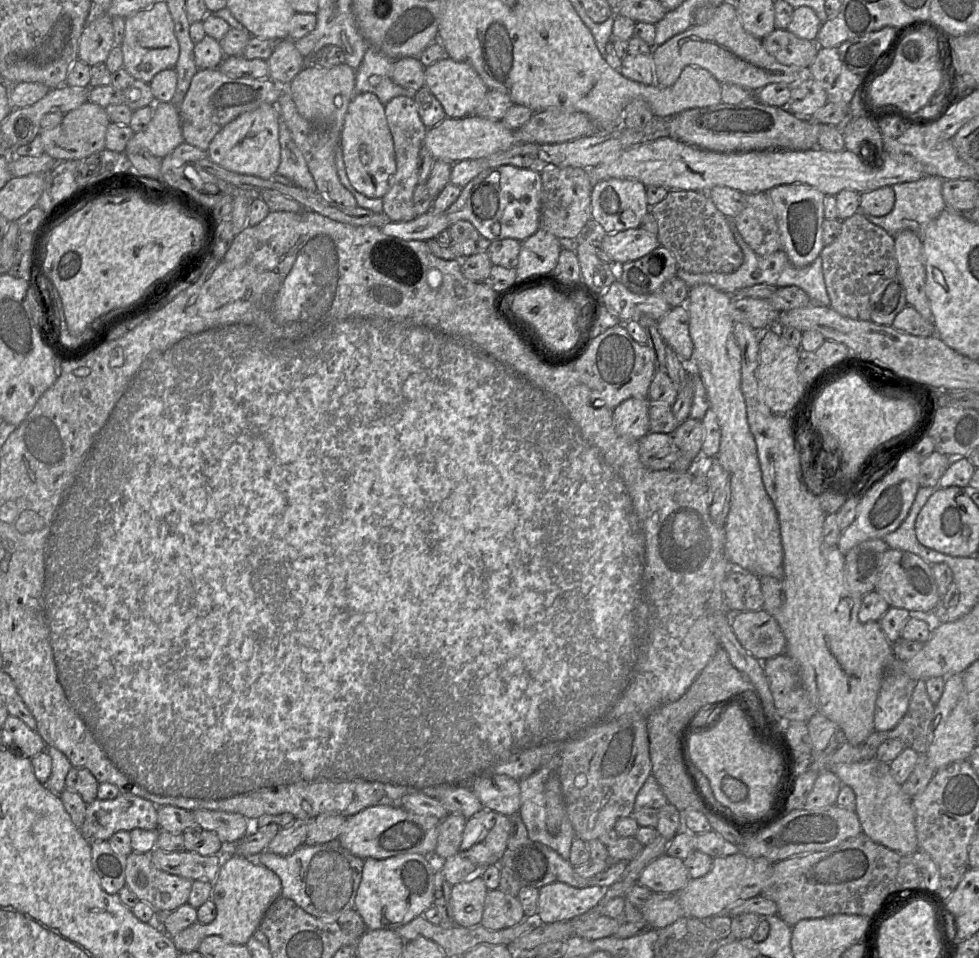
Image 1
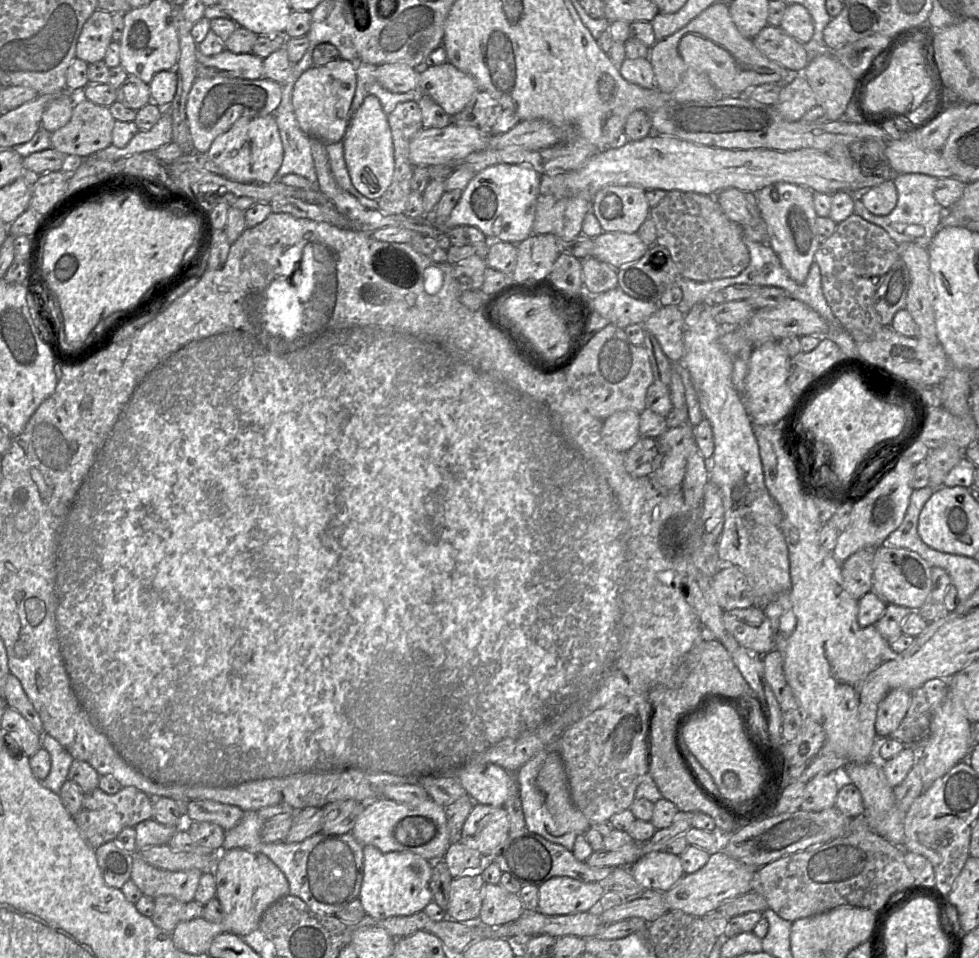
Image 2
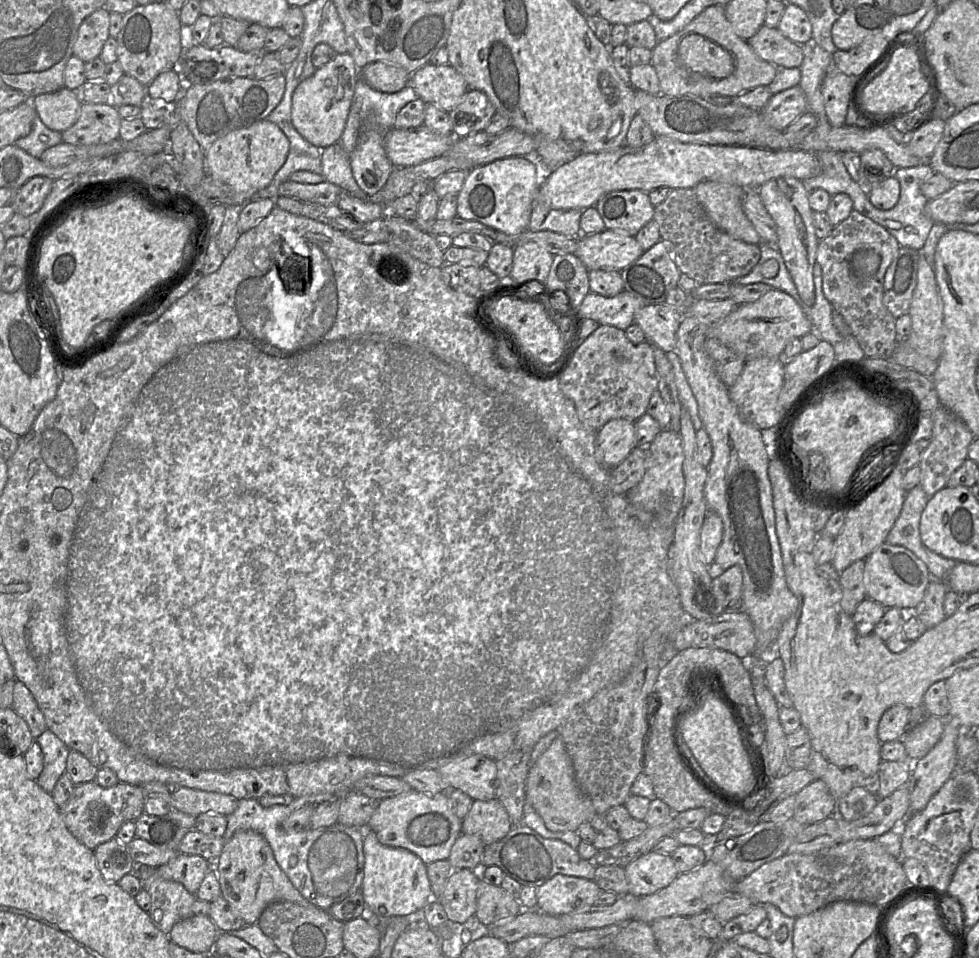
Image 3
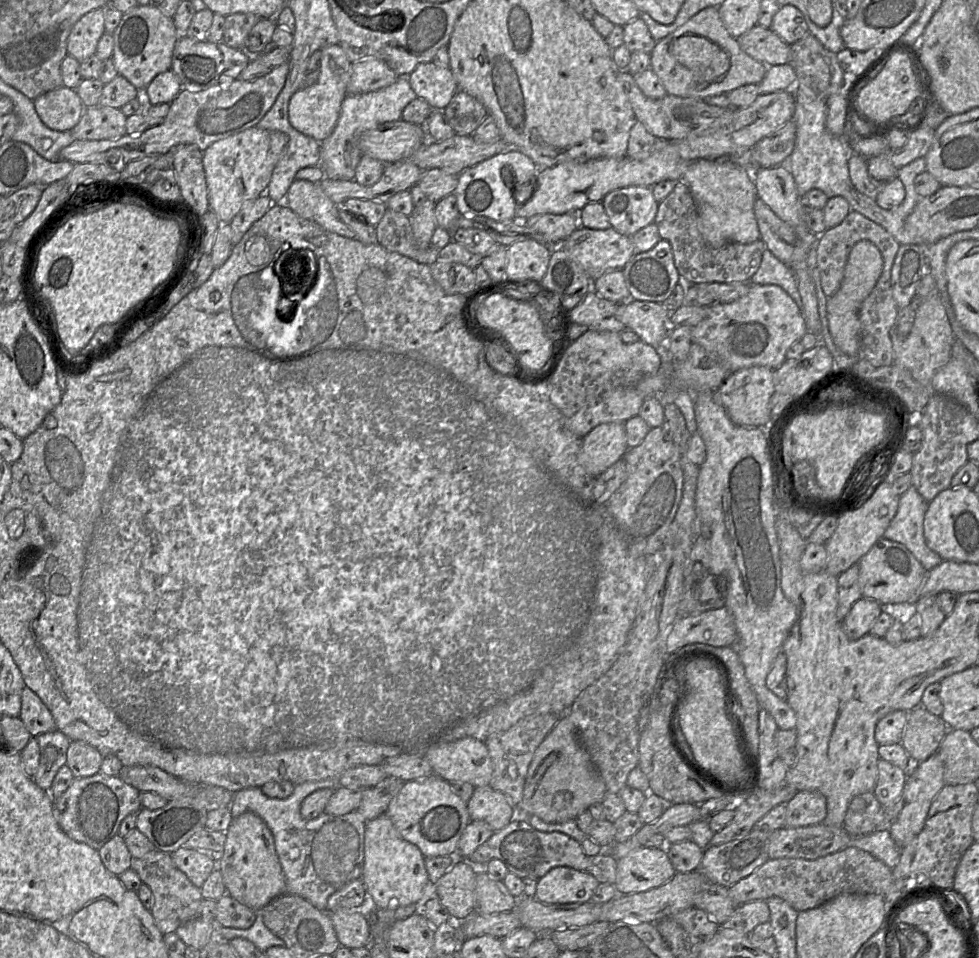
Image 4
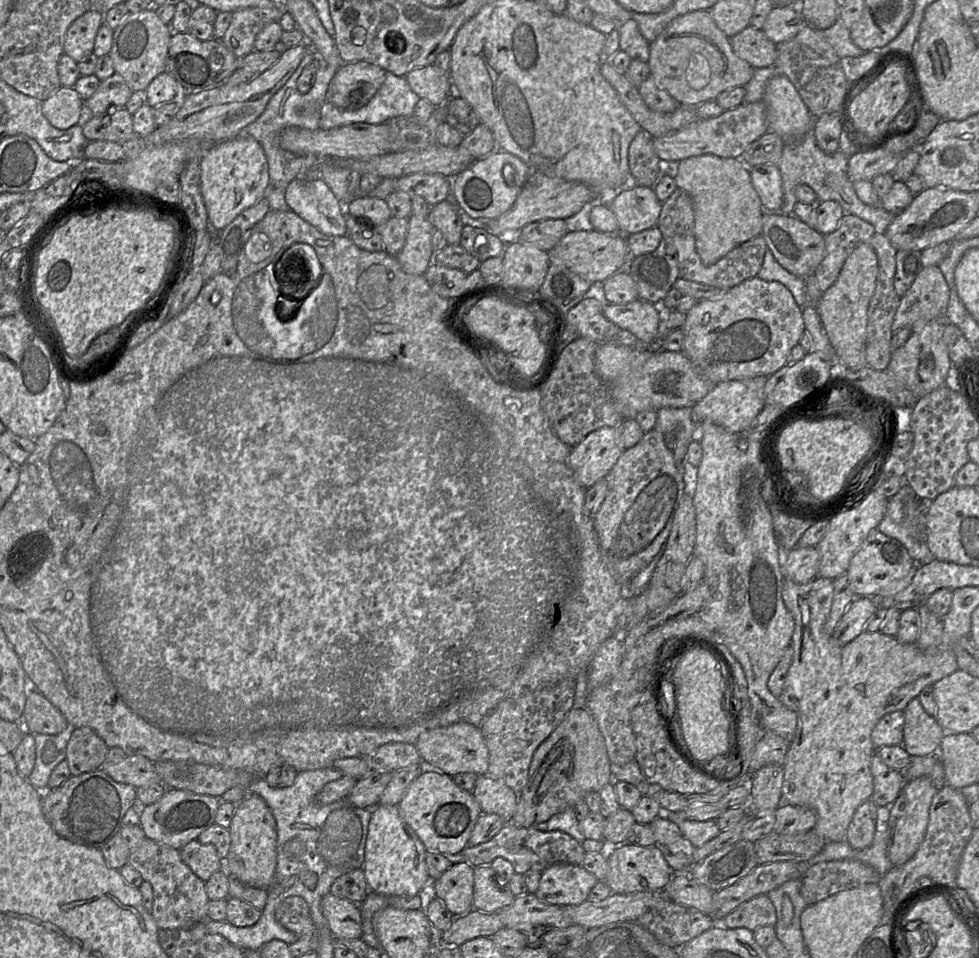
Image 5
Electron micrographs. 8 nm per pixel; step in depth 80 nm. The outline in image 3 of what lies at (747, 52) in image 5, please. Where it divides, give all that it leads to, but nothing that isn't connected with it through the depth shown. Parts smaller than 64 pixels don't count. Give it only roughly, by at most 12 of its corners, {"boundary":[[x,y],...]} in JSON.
{"boundary":[[763,25],[747,42],[777,68],[799,68],[804,47]]}

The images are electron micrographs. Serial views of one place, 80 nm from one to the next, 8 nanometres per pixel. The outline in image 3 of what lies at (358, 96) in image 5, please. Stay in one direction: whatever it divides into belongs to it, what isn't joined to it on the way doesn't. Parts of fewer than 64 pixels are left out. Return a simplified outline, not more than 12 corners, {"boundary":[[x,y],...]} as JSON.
{"boundary":[[375,61],[359,77],[378,91],[396,93],[411,75],[398,65]]}

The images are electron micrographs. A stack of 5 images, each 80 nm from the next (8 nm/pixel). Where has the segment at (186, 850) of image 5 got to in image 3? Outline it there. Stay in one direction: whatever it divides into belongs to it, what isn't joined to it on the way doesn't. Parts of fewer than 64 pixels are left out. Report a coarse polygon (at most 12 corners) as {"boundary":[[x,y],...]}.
{"boundary":[[178,853],[156,869],[195,895],[212,863]]}

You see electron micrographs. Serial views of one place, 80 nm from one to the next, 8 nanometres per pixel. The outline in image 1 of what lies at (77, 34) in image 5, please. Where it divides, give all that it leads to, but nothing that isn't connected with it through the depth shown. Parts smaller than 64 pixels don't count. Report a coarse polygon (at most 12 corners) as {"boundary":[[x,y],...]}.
{"boundary":[[95,12],[80,36],[77,59],[105,63],[113,46],[112,18]]}

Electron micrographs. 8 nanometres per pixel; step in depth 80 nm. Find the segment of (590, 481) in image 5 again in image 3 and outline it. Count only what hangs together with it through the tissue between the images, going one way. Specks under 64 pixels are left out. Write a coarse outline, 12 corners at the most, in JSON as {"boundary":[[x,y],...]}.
{"boundary":[[635,421],[596,433],[595,458],[615,468],[637,446]]}

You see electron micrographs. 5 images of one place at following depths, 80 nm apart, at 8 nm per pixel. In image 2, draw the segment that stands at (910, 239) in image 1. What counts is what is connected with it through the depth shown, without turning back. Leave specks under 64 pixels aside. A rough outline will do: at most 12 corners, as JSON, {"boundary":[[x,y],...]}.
{"boundary":[[898,245],[910,274],[905,308],[917,339],[937,345],[927,249]]}

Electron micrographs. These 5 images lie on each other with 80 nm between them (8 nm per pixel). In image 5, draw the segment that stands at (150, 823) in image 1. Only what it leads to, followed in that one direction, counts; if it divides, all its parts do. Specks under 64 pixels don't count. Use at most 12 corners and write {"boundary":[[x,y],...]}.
{"boundary":[[100,768],[44,791],[59,836],[101,849],[119,833],[135,787]]}

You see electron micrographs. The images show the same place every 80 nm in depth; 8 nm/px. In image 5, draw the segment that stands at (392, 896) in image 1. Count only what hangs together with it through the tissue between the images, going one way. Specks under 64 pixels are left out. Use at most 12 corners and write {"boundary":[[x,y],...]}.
{"boundary":[[378,804],[363,871],[369,890],[420,894],[426,849],[398,805]]}

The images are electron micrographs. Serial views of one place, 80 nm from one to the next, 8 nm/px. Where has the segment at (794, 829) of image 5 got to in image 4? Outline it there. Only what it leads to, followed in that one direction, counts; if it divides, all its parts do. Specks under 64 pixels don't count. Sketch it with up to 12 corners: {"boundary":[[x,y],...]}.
{"boundary":[[799,791],[786,803],[784,827],[822,823],[827,802]]}

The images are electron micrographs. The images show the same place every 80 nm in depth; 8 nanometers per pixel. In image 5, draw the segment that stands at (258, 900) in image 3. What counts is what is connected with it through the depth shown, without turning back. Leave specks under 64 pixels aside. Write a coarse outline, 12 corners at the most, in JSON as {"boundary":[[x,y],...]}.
{"boundary":[[264,799],[237,804],[224,869],[268,890],[277,864],[275,818]]}

